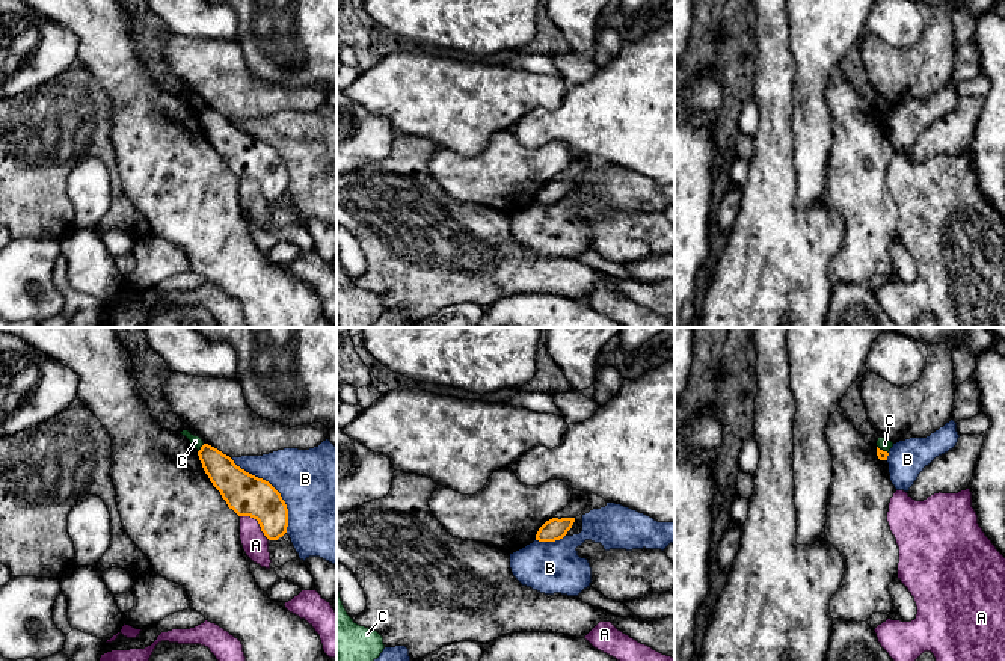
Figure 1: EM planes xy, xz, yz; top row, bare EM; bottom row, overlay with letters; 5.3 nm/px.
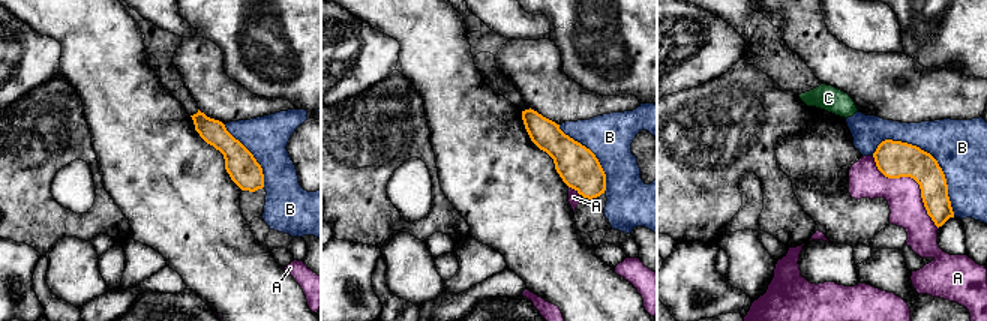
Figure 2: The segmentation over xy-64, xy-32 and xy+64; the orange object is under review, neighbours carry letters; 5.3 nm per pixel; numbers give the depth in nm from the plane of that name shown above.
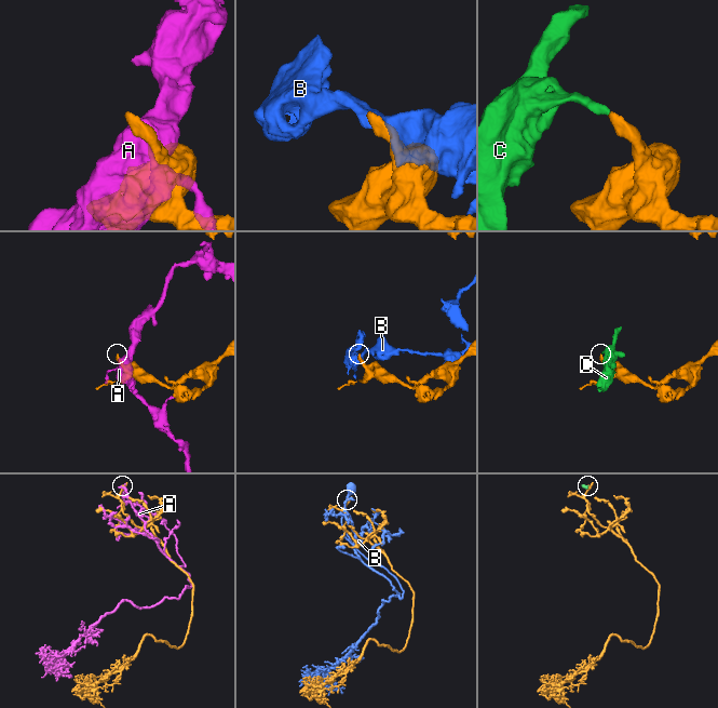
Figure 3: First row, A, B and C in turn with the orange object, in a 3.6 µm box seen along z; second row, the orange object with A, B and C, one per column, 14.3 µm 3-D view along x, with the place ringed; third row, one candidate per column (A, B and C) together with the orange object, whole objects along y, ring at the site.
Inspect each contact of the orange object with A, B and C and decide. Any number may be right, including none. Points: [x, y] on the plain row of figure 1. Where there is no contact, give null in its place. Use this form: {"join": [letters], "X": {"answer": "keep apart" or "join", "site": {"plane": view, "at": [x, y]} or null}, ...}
{"join": [], "A": {"answer": "keep apart", "site": {"plane": "xy", "at": [258, 184]}}, "B": {"answer": "keep apart", "site": {"plane": "xy", "at": [275, 151]}}, "C": {"answer": "keep apart", "site": {"plane": "xy", "at": [201, 110]}}}

